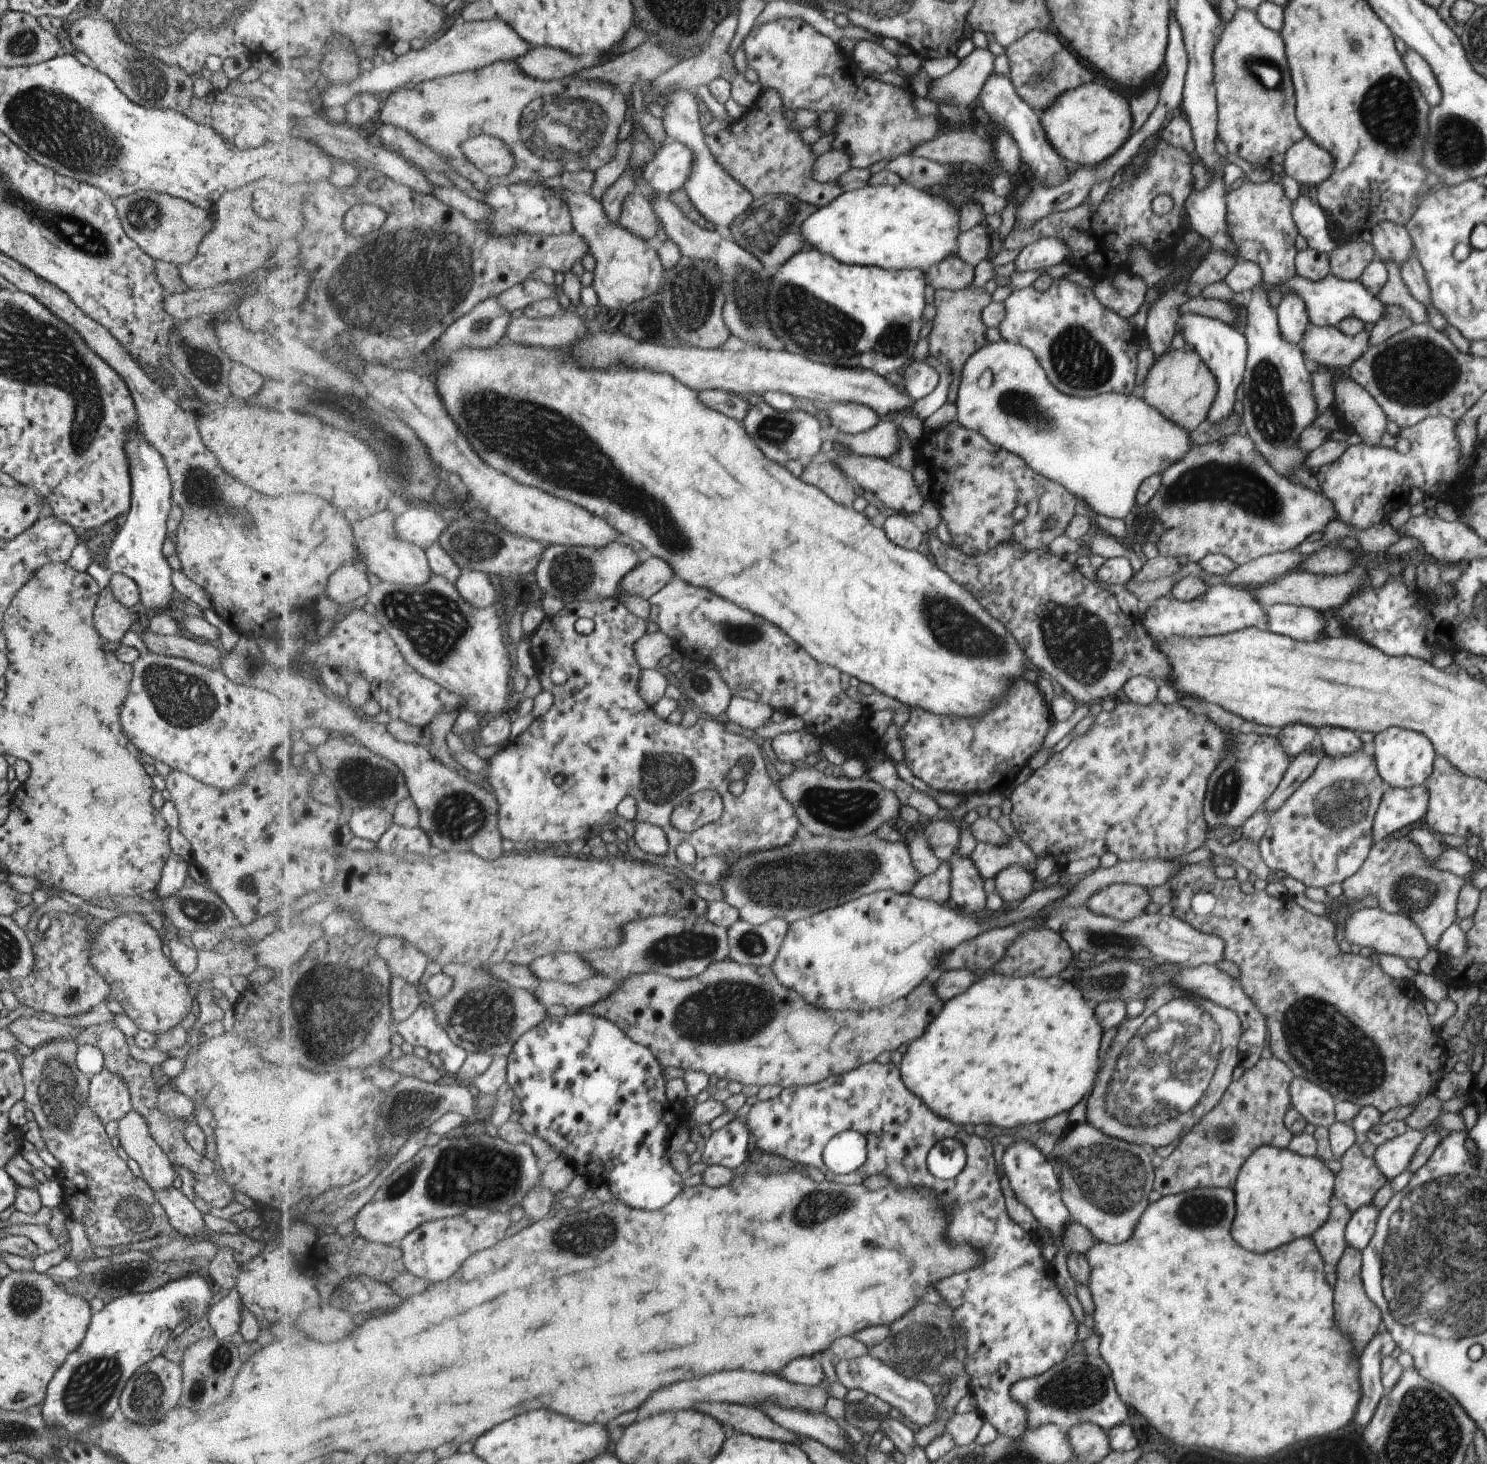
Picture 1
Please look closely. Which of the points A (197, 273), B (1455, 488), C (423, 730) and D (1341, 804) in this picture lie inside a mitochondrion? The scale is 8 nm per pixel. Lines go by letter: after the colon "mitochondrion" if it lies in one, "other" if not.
A: other
B: other
C: other
D: mitochondrion

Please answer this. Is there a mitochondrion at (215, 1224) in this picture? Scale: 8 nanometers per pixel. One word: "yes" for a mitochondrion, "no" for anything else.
no

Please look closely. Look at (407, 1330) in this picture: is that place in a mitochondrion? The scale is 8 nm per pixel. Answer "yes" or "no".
no

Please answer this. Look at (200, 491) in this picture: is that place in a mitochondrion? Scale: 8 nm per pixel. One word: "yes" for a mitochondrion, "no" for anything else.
yes

